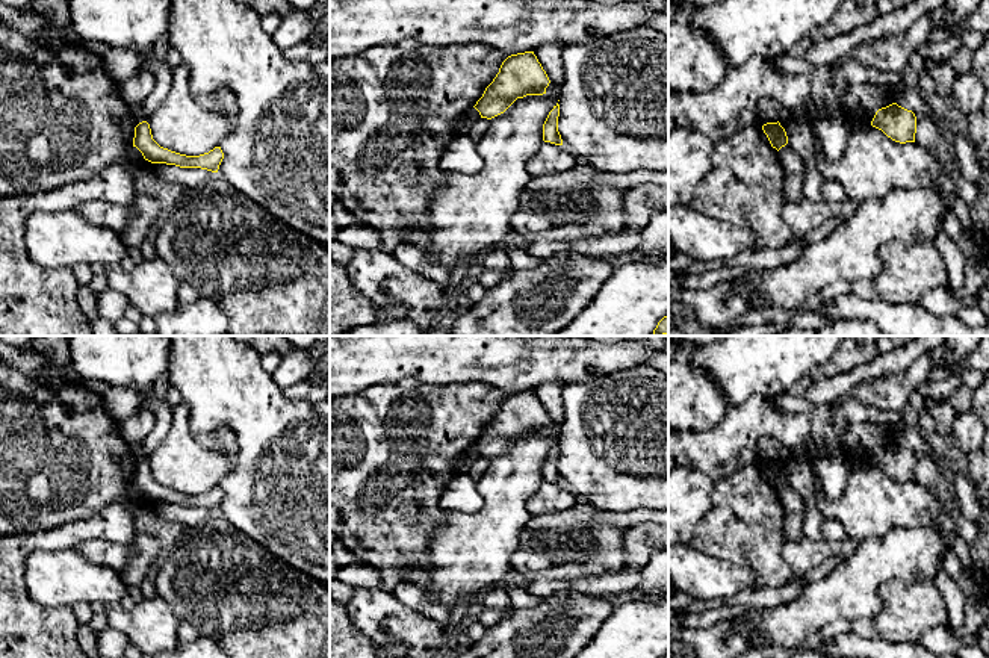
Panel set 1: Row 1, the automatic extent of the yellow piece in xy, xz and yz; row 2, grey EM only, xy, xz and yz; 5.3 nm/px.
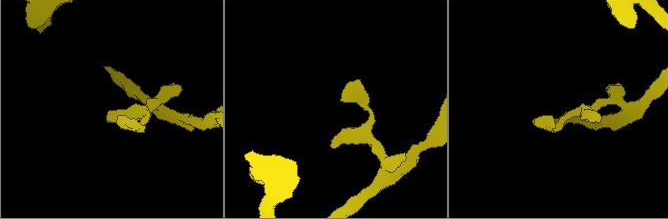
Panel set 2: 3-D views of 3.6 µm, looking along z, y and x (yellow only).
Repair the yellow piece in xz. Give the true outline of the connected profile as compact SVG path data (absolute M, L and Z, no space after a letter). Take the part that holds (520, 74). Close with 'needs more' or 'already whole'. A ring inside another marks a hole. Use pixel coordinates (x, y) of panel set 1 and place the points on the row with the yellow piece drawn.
M534 51L511 54L473 107L481 118L491 119L504 113L517 98L546 94L549 83Z; already whole

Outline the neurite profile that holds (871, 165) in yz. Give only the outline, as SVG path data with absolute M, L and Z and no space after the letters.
M873 126L850 132L838 160L815 151L823 178L836 180L847 198L880 200L894 189L936 188L947 169L936 153L916 142L900 144Z

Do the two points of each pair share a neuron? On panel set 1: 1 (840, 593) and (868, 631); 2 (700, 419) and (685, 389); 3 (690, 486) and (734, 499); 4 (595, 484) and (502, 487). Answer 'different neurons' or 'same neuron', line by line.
1: different neurons
2: same neuron
3: different neurons
4: different neurons

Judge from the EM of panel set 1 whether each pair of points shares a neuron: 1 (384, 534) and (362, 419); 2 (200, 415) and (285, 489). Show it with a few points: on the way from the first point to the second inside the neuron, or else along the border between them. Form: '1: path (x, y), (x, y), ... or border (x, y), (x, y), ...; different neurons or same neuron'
1: path (384, 505), (362, 448); same neuron
2: path (226, 415), (275, 463); same neuron

